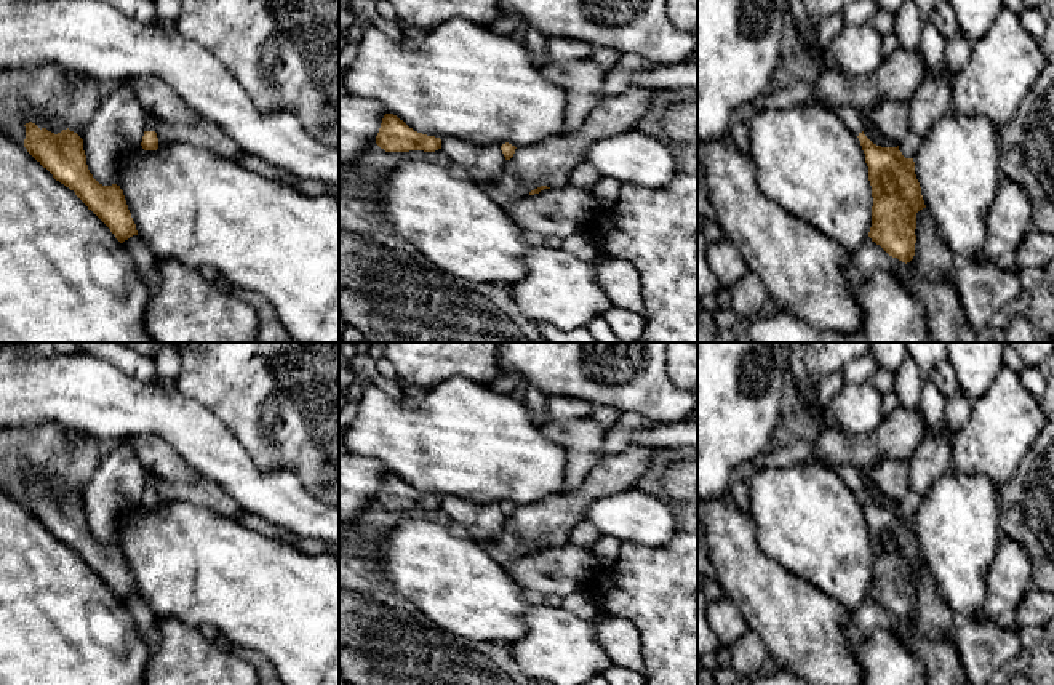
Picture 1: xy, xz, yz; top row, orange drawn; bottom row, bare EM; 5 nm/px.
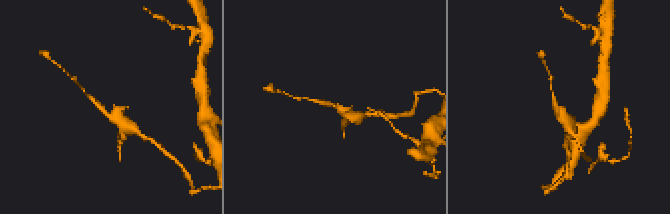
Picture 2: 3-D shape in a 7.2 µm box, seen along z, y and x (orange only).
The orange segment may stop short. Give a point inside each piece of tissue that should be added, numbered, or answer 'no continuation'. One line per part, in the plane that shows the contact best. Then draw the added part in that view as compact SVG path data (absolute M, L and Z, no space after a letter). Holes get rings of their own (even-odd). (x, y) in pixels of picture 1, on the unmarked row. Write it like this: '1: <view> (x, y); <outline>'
1: yz (851, 476); M825 464L830 471L836 472L844 483L856 493L856 496L864 490L860 471L854 466L844 464ZM857 496L859 498L859 496Z

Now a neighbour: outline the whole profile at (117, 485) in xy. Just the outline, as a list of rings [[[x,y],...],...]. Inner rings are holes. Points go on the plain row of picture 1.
[[[128,439],[106,443],[83,491],[86,523],[99,543],[115,543],[120,519],[142,501],[146,477],[147,471]]]

